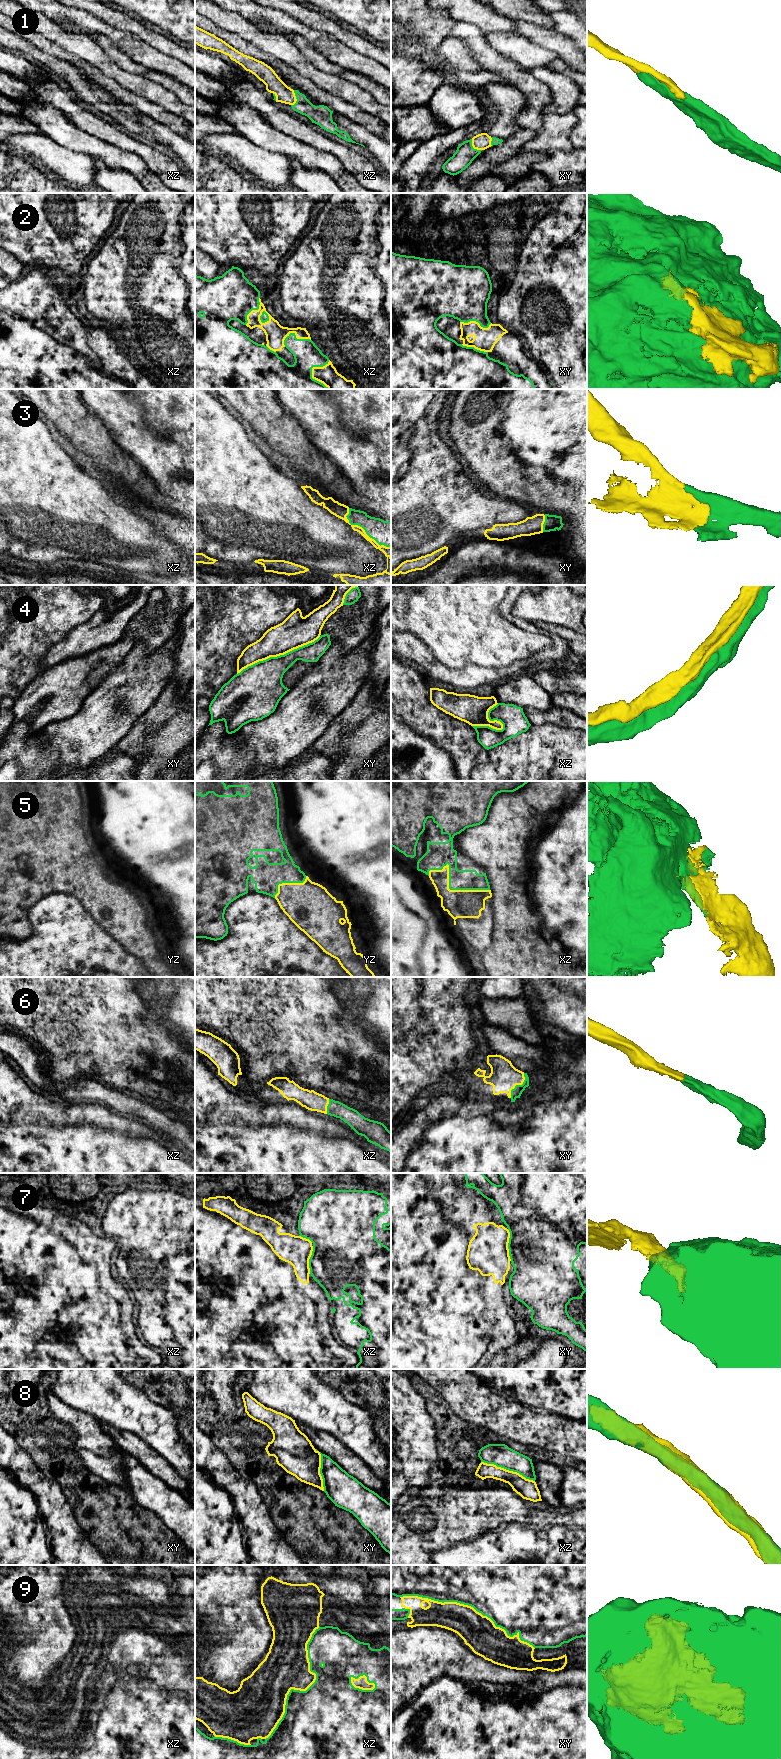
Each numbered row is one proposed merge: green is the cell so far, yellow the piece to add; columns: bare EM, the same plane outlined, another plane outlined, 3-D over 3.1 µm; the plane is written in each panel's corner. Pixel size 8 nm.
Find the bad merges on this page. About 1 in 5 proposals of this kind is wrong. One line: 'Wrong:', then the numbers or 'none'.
Wrong: 4, 7, 8

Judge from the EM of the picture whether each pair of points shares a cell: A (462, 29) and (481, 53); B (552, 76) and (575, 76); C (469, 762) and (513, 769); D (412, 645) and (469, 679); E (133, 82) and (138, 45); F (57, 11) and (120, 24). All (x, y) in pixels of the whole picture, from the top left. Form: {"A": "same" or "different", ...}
{"A": "same", "B": "different", "C": "different", "D": "same", "E": "different", "F": "different"}

